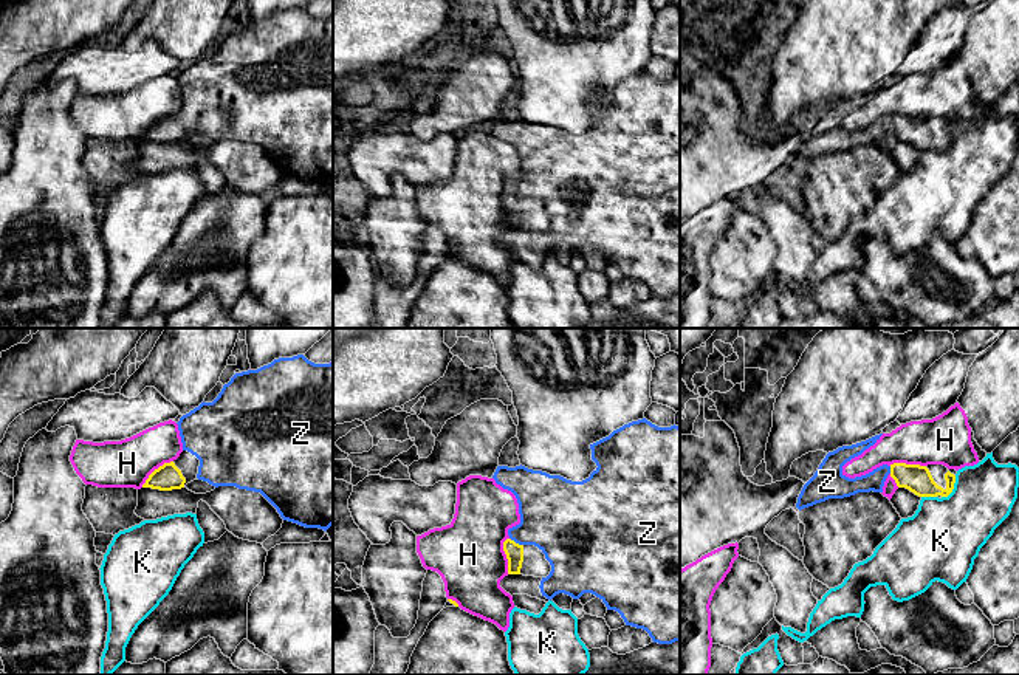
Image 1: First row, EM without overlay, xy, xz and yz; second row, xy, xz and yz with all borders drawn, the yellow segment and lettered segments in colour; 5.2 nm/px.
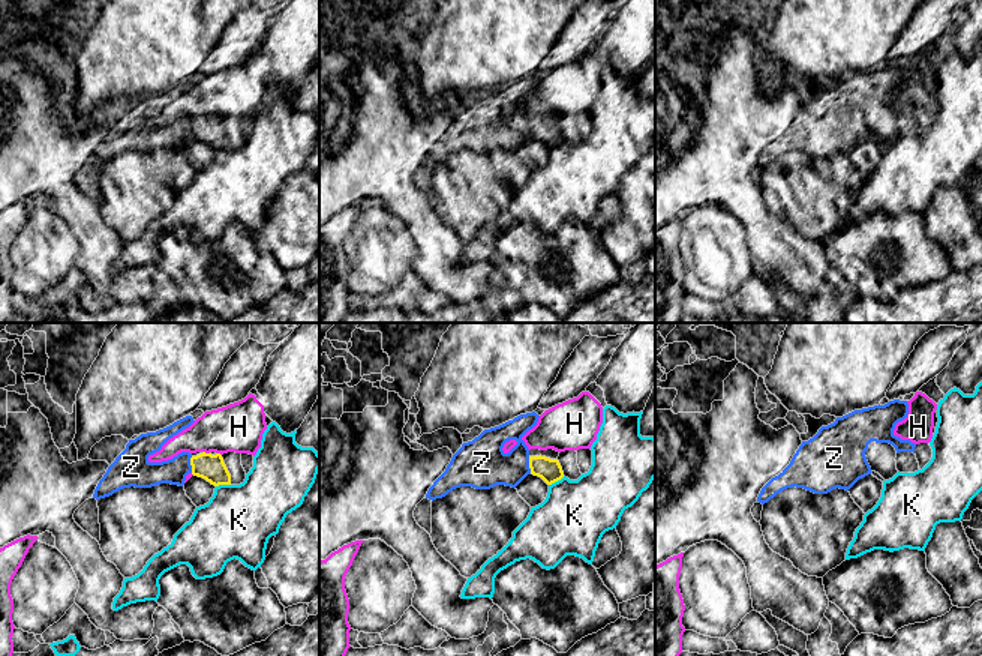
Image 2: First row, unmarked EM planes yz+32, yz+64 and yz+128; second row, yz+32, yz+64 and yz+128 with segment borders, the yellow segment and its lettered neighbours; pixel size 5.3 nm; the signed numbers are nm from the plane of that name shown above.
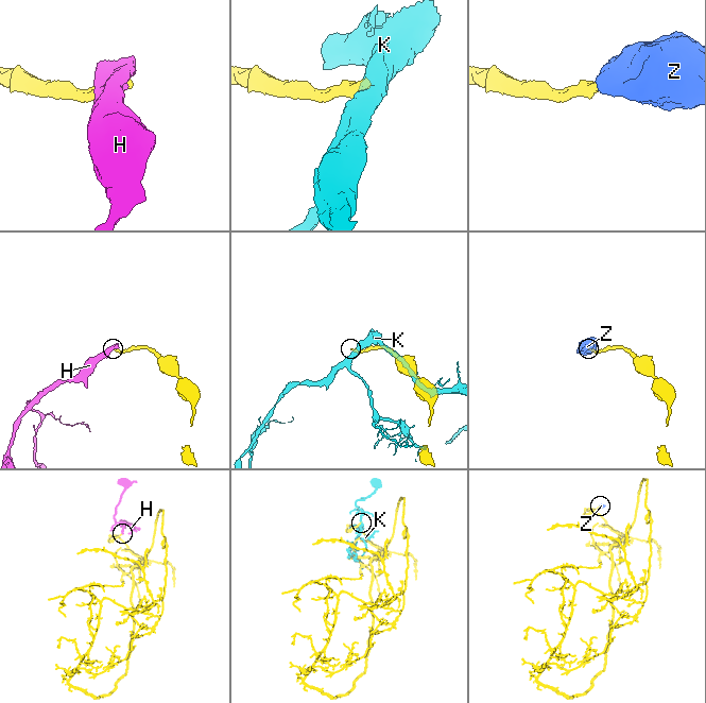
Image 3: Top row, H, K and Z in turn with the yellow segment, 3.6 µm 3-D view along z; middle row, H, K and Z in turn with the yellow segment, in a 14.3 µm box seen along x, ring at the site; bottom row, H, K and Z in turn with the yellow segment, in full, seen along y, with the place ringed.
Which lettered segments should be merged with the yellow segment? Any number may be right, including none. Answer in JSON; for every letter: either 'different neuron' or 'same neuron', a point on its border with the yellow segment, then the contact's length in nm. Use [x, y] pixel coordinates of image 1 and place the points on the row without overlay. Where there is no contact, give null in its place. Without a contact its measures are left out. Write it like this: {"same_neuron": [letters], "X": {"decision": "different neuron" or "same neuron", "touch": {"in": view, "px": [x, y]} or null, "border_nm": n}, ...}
{"same_neuron": ["Z"], "H": {"decision": "different neuron", "touch": {"in": "xz", "px": [507, 209]}, "border_nm": 190}, "K": {"decision": "different neuron", "touch": {"in": "yz", "px": [953, 141]}, "border_nm": 140}, "Z": {"decision": "same neuron", "touch": {"in": "xz", "px": [514, 195]}, "border_nm": 80}}

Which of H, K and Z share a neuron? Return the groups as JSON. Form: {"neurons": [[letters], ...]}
{"neurons": [["H"], ["K"], ["Z"]]}

